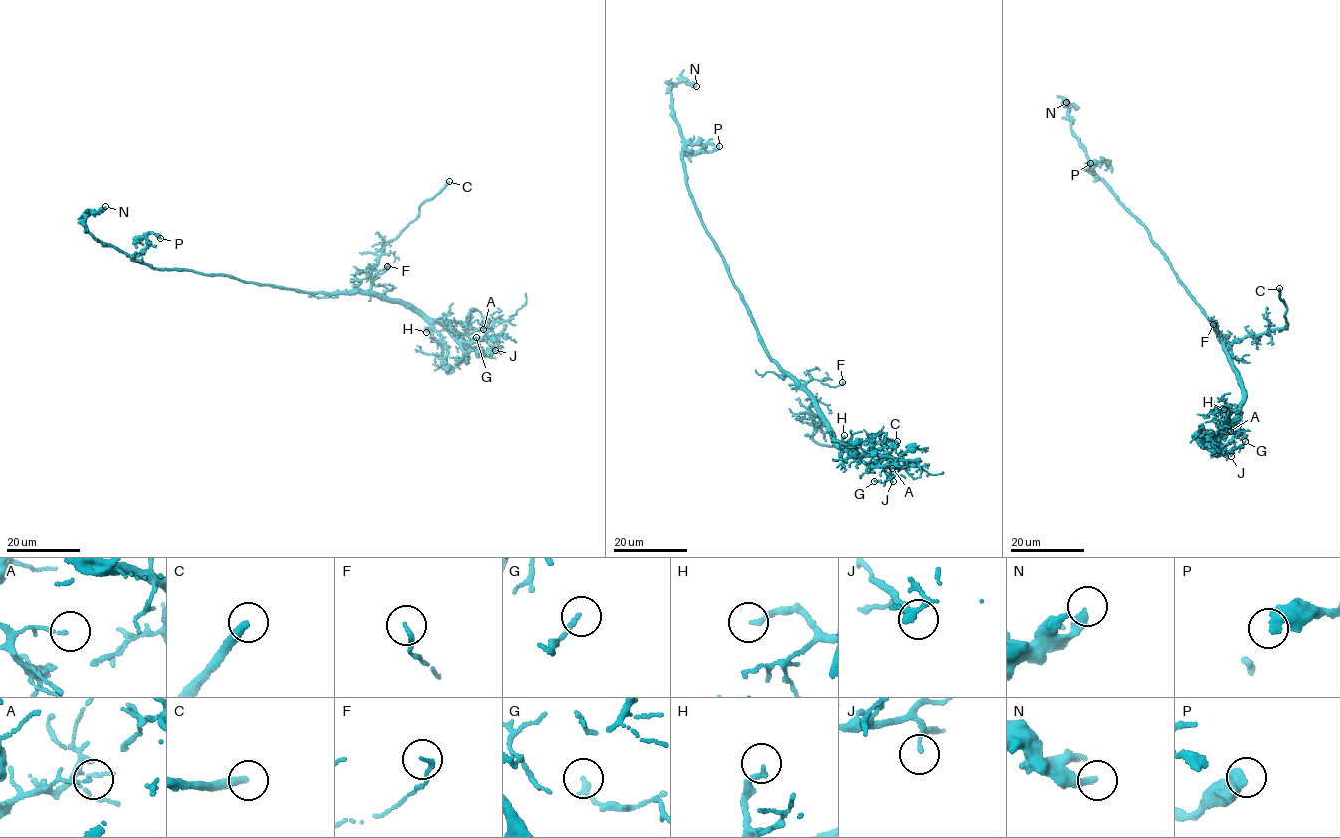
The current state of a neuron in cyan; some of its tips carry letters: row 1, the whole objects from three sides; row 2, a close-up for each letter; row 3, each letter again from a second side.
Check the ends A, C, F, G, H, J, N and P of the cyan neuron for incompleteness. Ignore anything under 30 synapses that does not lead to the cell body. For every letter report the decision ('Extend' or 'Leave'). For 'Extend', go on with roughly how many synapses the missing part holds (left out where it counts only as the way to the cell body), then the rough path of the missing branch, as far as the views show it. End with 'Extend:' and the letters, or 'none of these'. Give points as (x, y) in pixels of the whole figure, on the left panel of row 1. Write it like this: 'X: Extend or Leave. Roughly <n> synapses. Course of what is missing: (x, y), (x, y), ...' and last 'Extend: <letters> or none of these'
A: Leave
C: Extend. Course of what is missing: (449, 181), (476, 162), (492, 158), (528, 162)
F: Leave
G: Leave
H: Leave
J: Leave
N: Leave
P: Leave
Extend: C

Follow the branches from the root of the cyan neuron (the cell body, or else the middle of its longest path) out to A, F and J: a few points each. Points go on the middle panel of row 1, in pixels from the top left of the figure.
A: (754, 321), (758, 336), (770, 355), (813, 394), (839, 445), (852, 450), (868, 464), (892, 468)
F: (754, 321), (758, 336), (770, 355), (800, 384), (814, 379), (835, 387), (842, 382)
J: (754, 321), (770, 355), (813, 394), (839, 445), (852, 450), (871, 467), (894, 467), (897, 474), (893, 481)

